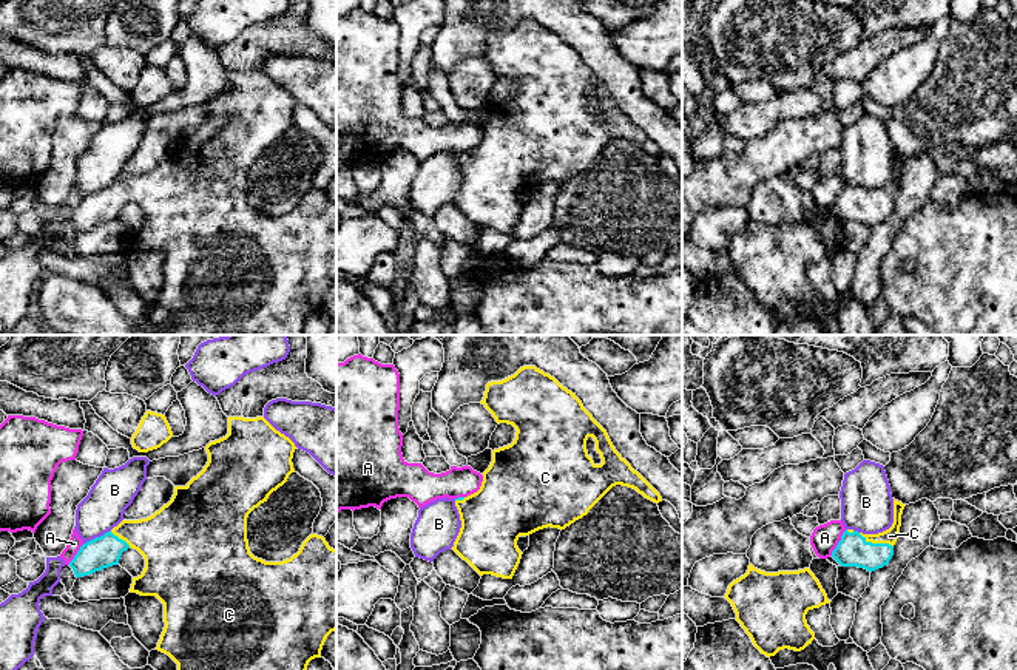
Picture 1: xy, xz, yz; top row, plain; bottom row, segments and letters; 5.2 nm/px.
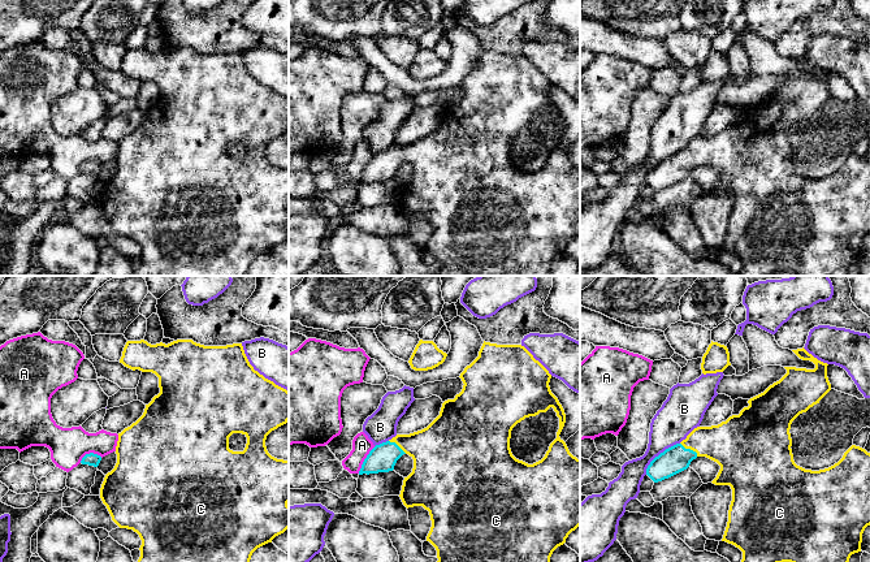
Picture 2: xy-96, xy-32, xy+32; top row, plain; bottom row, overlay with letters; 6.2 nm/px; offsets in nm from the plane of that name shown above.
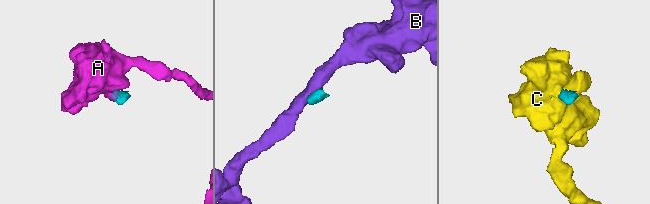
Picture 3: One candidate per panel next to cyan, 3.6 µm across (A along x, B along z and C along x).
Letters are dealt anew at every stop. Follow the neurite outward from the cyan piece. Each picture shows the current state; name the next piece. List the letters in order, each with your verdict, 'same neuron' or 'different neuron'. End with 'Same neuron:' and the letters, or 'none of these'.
A: different neuron
B: different neuron
C: same neuron
Same neuron: C

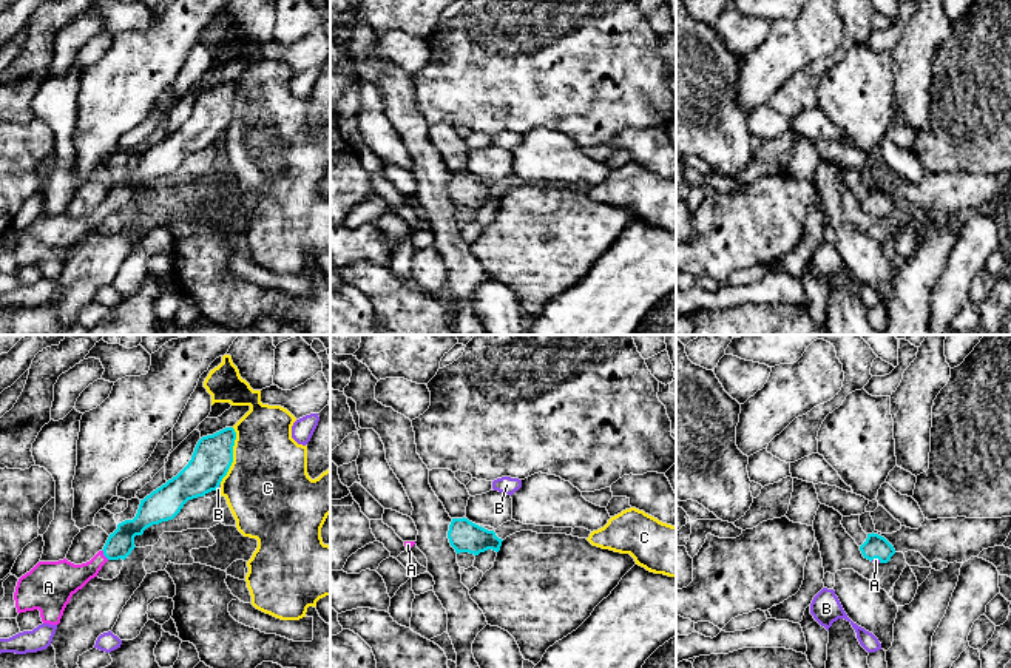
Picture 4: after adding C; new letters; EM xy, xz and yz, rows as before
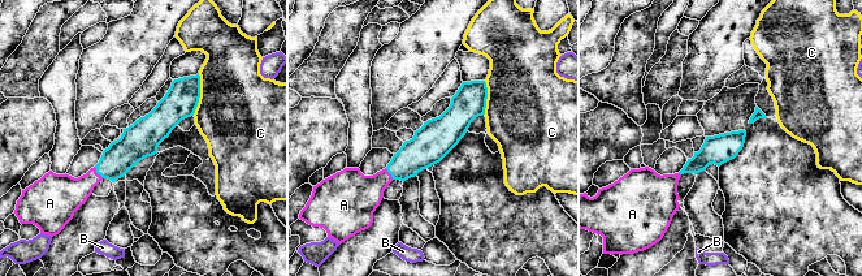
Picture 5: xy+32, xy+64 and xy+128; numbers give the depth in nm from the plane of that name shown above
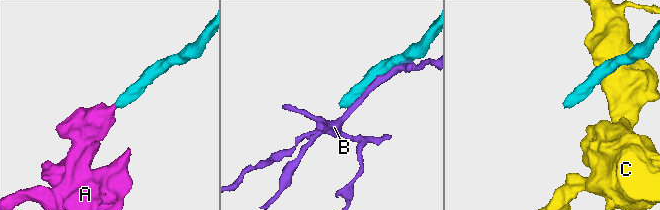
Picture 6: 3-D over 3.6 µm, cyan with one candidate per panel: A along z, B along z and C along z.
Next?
A: same neuron
B: different neuron
C: different neuron
Same neuron: A

